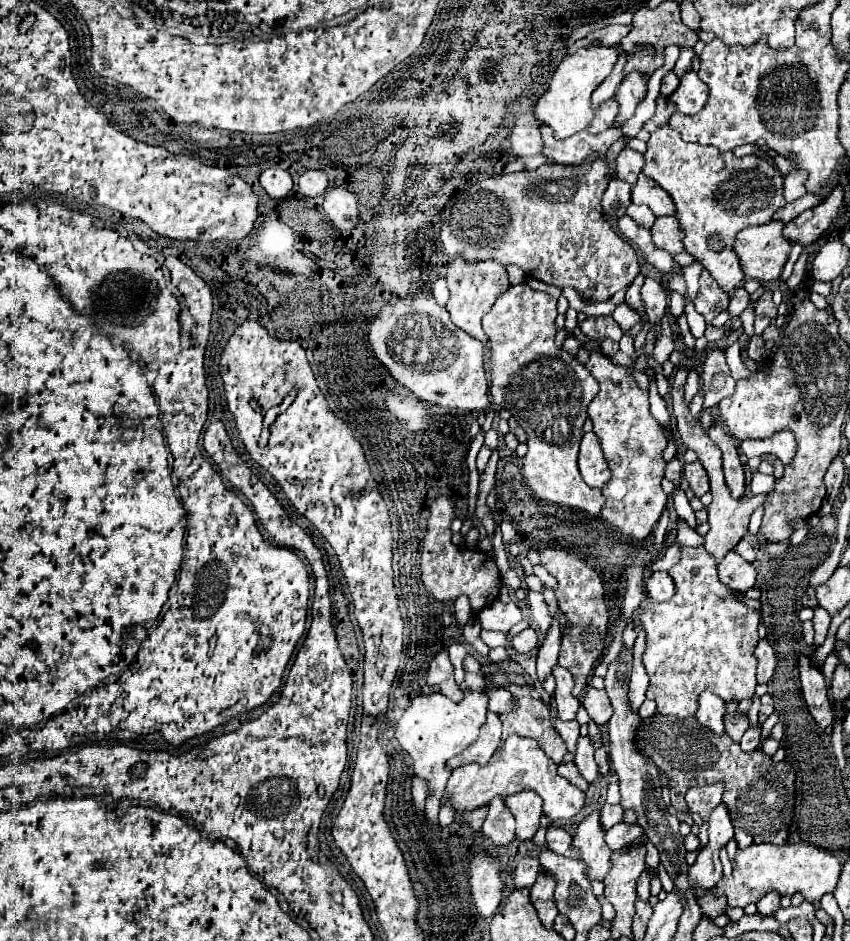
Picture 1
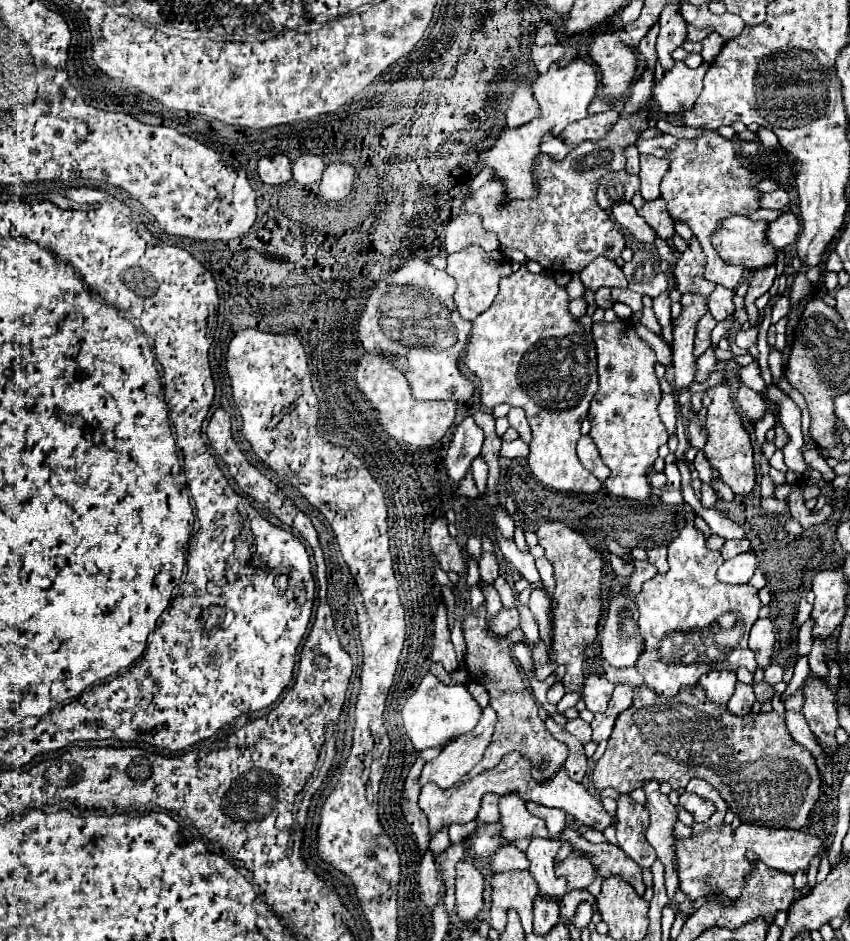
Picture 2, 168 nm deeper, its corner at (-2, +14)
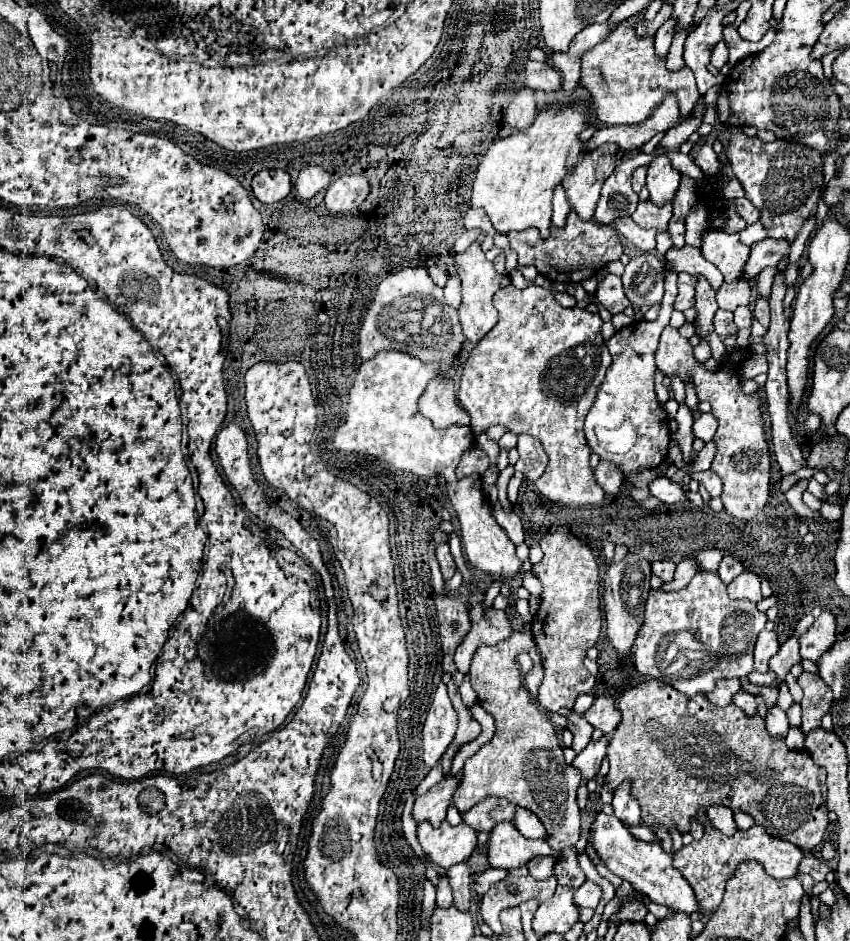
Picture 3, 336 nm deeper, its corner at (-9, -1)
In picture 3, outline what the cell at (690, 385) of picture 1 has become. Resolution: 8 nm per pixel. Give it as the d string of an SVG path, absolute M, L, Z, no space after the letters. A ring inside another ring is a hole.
M700 339L700 343L694 347L694 357L698 363L704 363L712 357L712 351L710 351L710 343L706 339Z

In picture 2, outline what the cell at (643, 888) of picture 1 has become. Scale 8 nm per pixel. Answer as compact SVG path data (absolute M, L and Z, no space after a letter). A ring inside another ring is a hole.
M621 794L617 798L617 820L617 840L621 850L641 868L649 868L657 856L645 840L645 830L649 824L645 806L633 802L629 794Z

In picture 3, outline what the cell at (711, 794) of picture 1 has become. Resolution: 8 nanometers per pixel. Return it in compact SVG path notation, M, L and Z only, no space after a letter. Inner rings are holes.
M698 811L698 819L704 825L704 837L700 841L692 841L690 845L684 845L680 851L676 851L672 863L694 889L698 903L702 903L702 911L698 911L700 917L708 917L716 911L716 907L720 905L722 895L724 895L726 879L730 879L730 875L736 871L738 863L758 861L764 867L764 871L774 879L792 879L798 875L804 853L794 843L786 843L782 839L770 837L758 825L750 827L748 831L738 831L736 835L728 837L710 823L710 819L704 811Z

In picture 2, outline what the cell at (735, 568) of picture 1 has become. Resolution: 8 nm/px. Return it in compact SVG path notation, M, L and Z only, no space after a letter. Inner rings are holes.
M743 552L743 554L723 562L717 576L721 582L727 582L727 584L745 584L755 574L755 568L757 568L755 556L751 552Z

